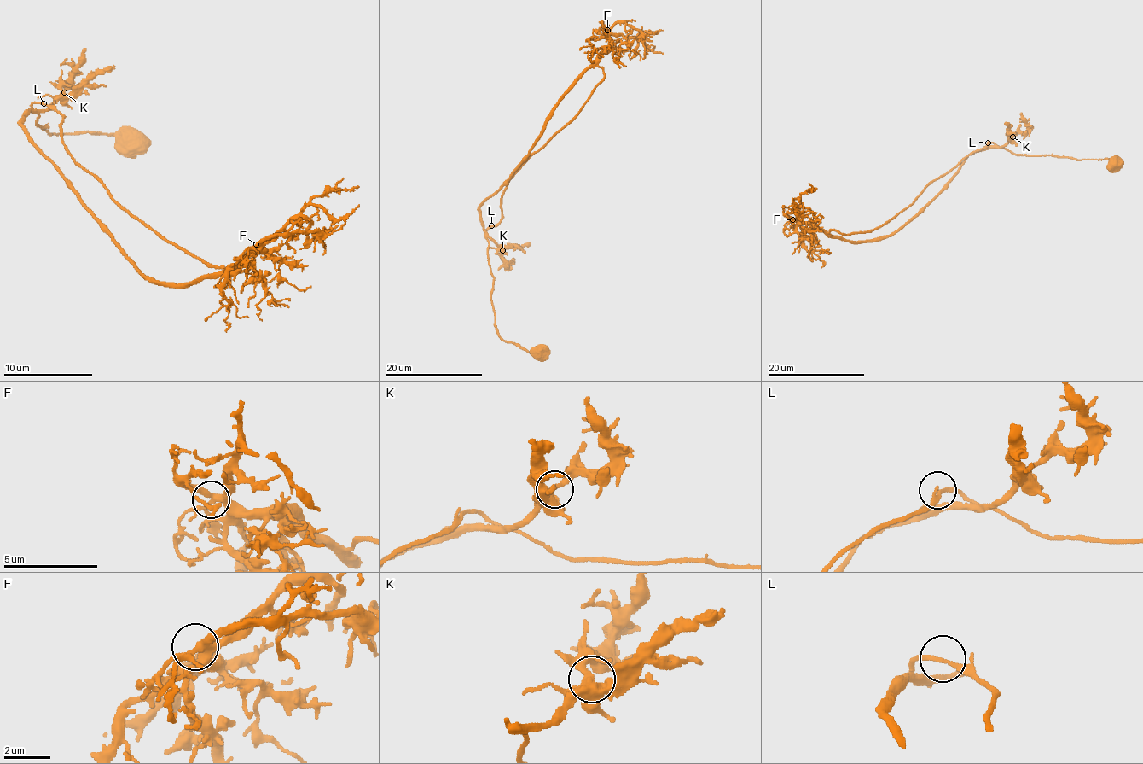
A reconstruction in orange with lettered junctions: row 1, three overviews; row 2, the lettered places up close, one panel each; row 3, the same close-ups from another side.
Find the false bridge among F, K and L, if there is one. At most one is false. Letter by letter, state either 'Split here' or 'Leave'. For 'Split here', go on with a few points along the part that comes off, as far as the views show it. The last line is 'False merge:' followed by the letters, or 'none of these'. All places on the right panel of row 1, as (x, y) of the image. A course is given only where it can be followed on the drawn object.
F: Leave
K: Leave
L: Leave
False merge: none of these

